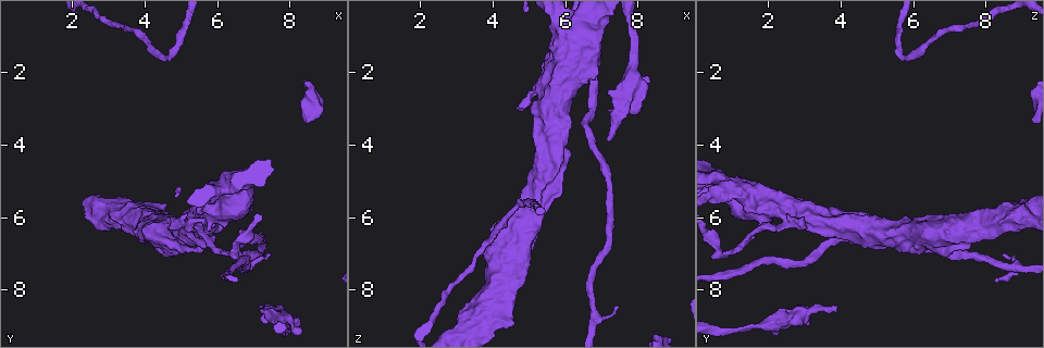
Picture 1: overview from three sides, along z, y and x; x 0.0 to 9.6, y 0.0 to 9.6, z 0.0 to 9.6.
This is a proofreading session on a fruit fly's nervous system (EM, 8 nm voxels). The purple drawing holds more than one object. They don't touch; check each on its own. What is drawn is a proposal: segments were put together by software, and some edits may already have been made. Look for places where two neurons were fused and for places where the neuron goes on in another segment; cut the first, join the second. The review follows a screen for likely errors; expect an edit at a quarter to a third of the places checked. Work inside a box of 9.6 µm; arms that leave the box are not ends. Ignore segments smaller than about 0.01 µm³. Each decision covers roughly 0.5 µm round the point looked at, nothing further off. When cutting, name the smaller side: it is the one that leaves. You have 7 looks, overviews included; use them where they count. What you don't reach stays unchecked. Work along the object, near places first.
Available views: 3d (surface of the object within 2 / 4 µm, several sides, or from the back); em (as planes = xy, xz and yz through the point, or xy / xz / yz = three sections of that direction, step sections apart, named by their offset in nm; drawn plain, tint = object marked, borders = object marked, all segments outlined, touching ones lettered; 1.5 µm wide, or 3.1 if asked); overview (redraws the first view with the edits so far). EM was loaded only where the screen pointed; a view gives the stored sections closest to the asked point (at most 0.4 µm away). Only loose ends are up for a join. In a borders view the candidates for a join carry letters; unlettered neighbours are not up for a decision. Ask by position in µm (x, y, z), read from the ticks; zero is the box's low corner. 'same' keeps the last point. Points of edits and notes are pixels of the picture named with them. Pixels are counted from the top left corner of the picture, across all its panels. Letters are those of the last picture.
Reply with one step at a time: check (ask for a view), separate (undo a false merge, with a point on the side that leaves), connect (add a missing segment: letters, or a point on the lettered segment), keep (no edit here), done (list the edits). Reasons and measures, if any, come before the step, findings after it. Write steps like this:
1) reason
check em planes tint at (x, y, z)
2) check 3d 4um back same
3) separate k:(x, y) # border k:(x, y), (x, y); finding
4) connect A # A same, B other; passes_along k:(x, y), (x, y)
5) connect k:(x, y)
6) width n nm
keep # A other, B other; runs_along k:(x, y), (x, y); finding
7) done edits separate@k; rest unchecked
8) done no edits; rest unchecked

branch stops here
check 3d 2um at (8.05, 8.90, 3.00)

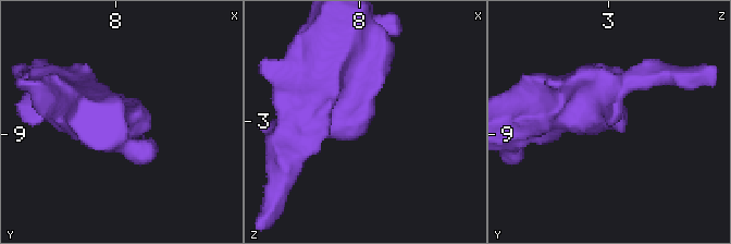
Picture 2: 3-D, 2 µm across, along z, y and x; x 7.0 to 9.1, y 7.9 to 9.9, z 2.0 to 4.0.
check em yz step 4 borders at (8.04, 8.92, 3.04)

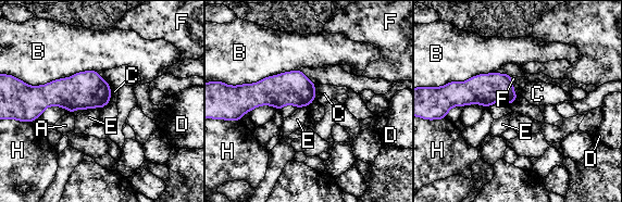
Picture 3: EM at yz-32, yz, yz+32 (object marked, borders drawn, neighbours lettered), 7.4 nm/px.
another direction
check em planes borders same

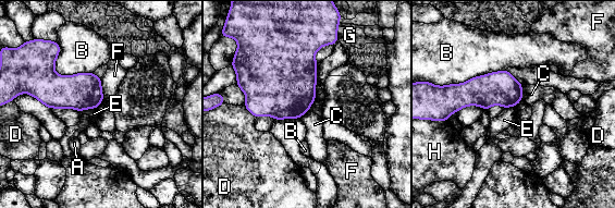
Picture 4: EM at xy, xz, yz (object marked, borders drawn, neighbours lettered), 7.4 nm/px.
keep # A other, B other, C other, D other, E other, F other, G other, H other; border 4:(97, 107), (80, 111); none of them fits

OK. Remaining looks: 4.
sharp bend
check 3d 2um at (4.75, 1.55, 5.70)

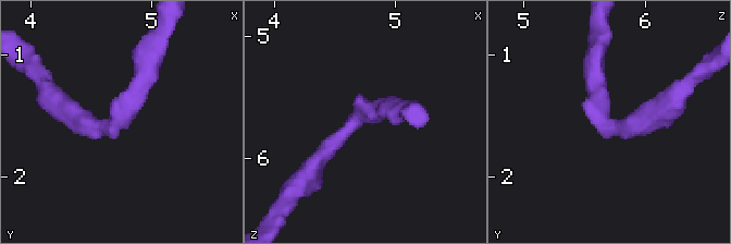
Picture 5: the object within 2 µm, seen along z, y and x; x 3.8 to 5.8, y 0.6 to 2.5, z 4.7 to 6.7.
arm_widths 180, 200 nm
check em planes tint at (4.68, 1.54, 5.68)

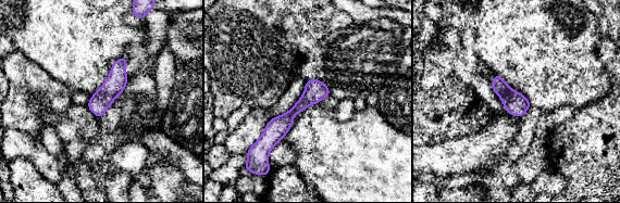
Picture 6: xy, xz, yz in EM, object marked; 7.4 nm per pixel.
see the neighbours
check em planes borders same

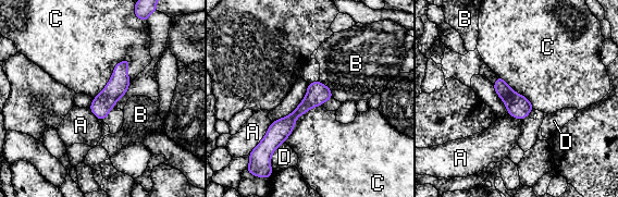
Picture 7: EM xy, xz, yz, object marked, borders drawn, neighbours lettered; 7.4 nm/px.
keep # A other, B other, C other, D other; runs_along 7:(324, 88), (275, 135), (269, 151); continuous, no second neuron

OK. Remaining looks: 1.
done no edits; rest unchecked

